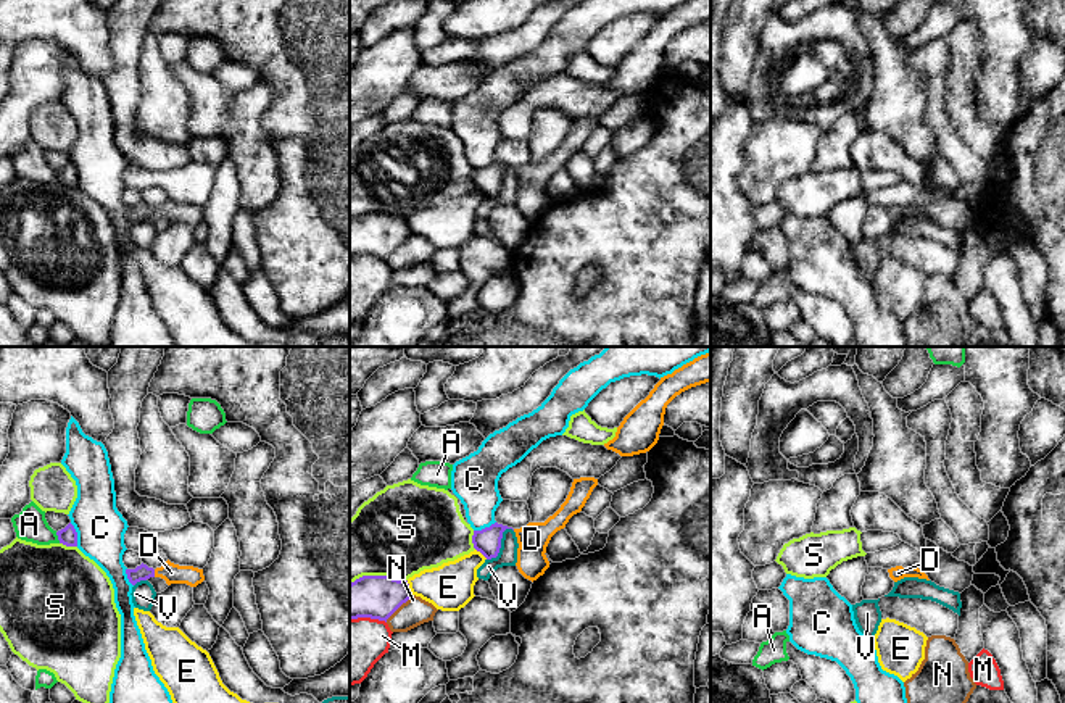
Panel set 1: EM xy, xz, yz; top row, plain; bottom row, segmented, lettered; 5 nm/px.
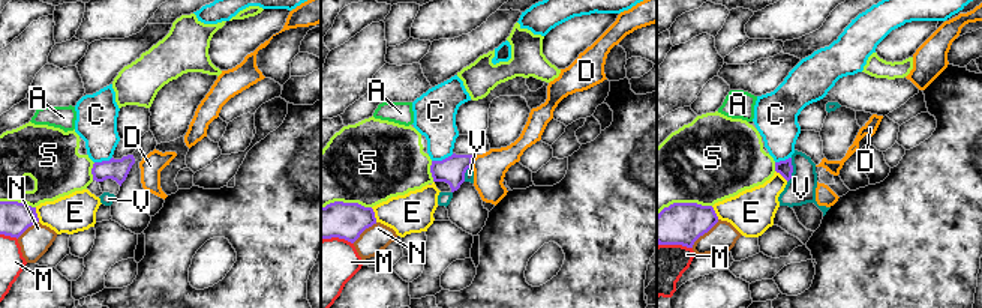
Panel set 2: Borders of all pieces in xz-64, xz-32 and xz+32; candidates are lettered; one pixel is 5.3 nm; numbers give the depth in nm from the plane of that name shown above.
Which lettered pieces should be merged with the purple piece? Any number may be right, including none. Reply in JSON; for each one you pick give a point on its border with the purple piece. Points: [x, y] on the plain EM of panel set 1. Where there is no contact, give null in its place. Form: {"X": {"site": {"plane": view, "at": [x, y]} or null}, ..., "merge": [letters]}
{"D": {"site": {"plane": "xy", "at": [153, 212]}}, "merge": ["D"]}

